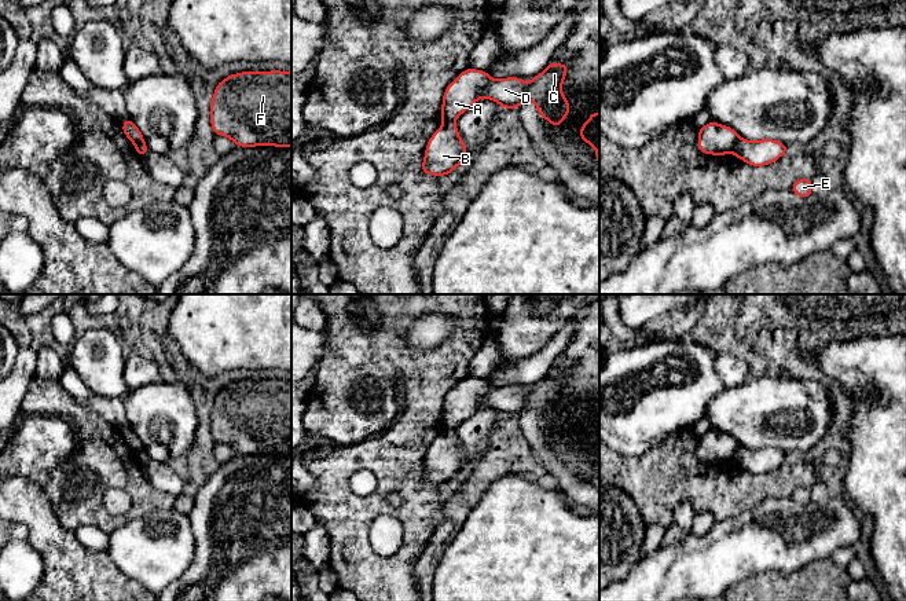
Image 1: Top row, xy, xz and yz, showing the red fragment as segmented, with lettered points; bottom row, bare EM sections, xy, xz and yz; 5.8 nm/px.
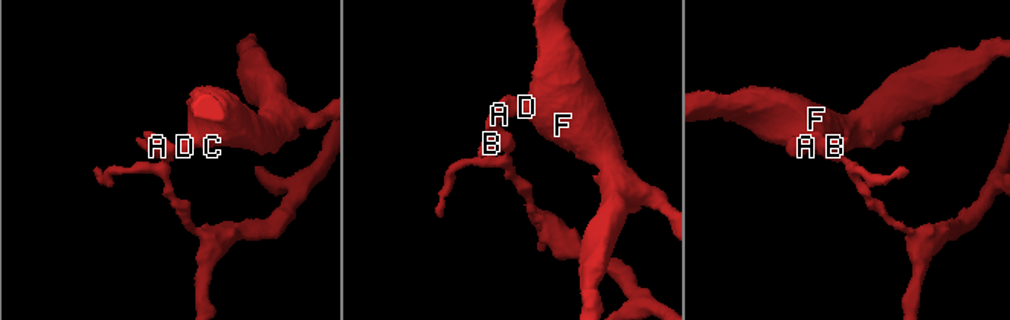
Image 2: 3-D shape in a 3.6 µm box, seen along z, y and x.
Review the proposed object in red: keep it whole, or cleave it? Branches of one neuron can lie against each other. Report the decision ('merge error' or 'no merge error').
merge error

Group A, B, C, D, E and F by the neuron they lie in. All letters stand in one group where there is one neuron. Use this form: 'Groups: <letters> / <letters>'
Groups: A C D F / B E

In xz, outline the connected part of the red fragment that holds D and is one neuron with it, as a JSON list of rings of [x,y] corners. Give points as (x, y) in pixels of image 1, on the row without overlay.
[[[551,369],[546,378],[525,392],[520,385],[494,388],[484,378],[463,378],[444,399],[441,425],[443,432],[455,429],[478,407],[498,410],[503,417],[518,417],[522,410],[532,408],[540,425],[558,435],[571,421],[568,407],[562,403],[562,389],[568,380],[566,371]]]

